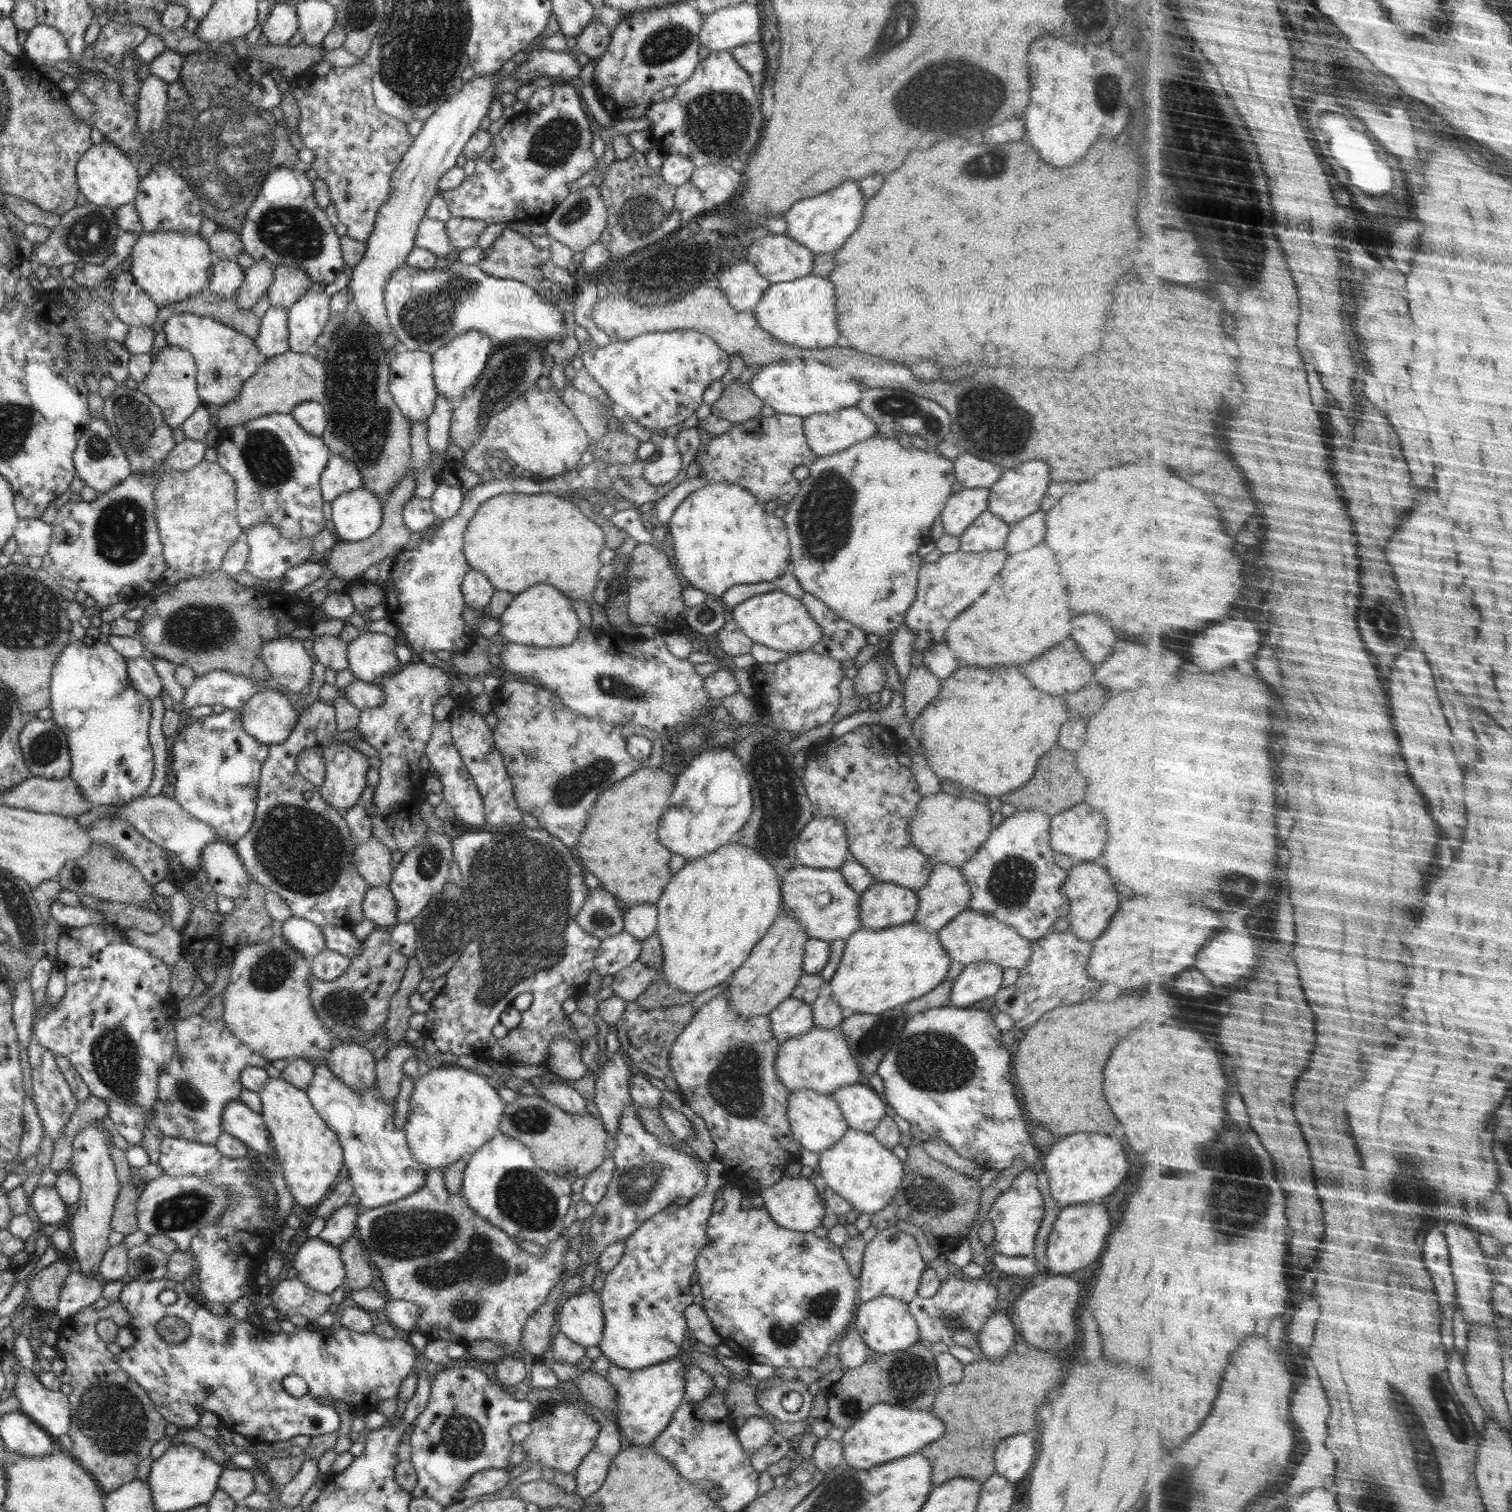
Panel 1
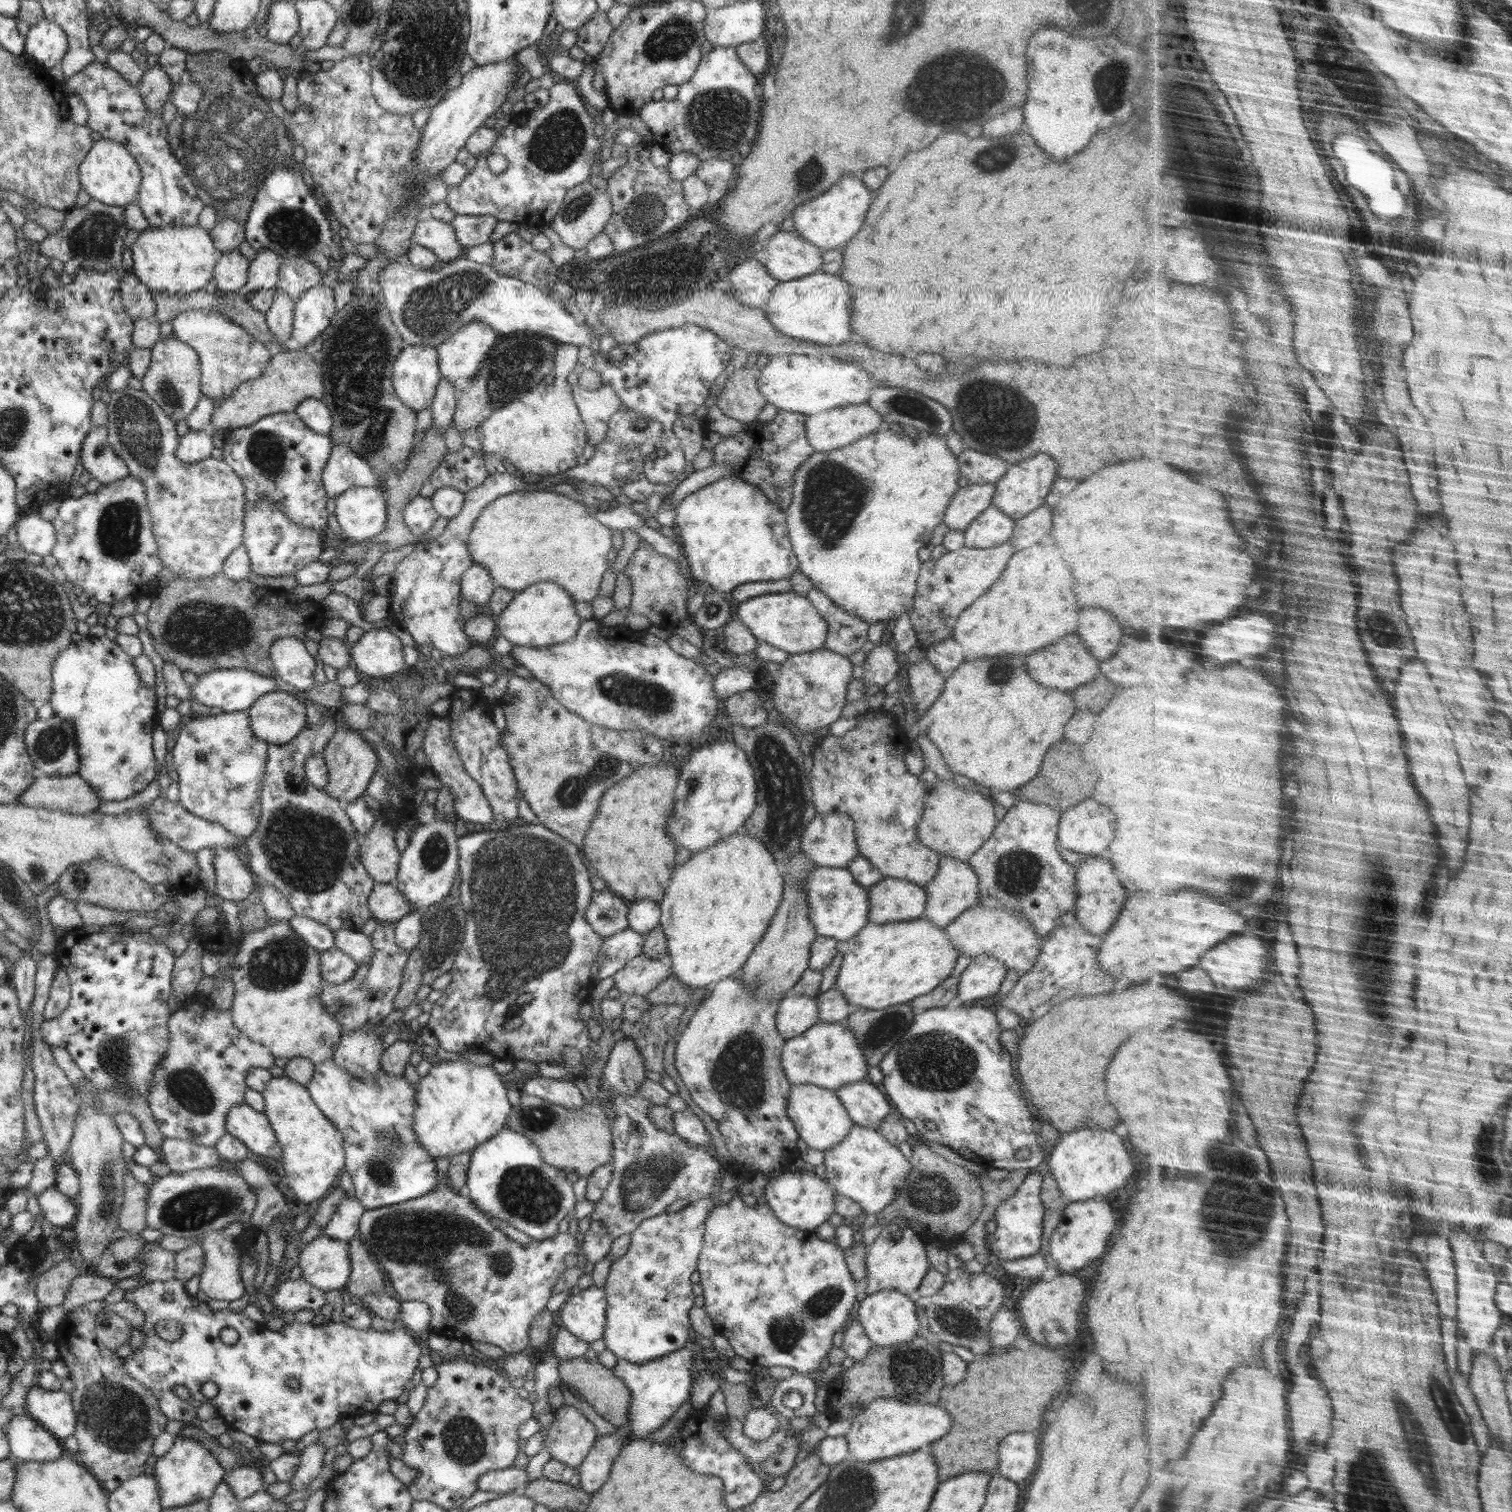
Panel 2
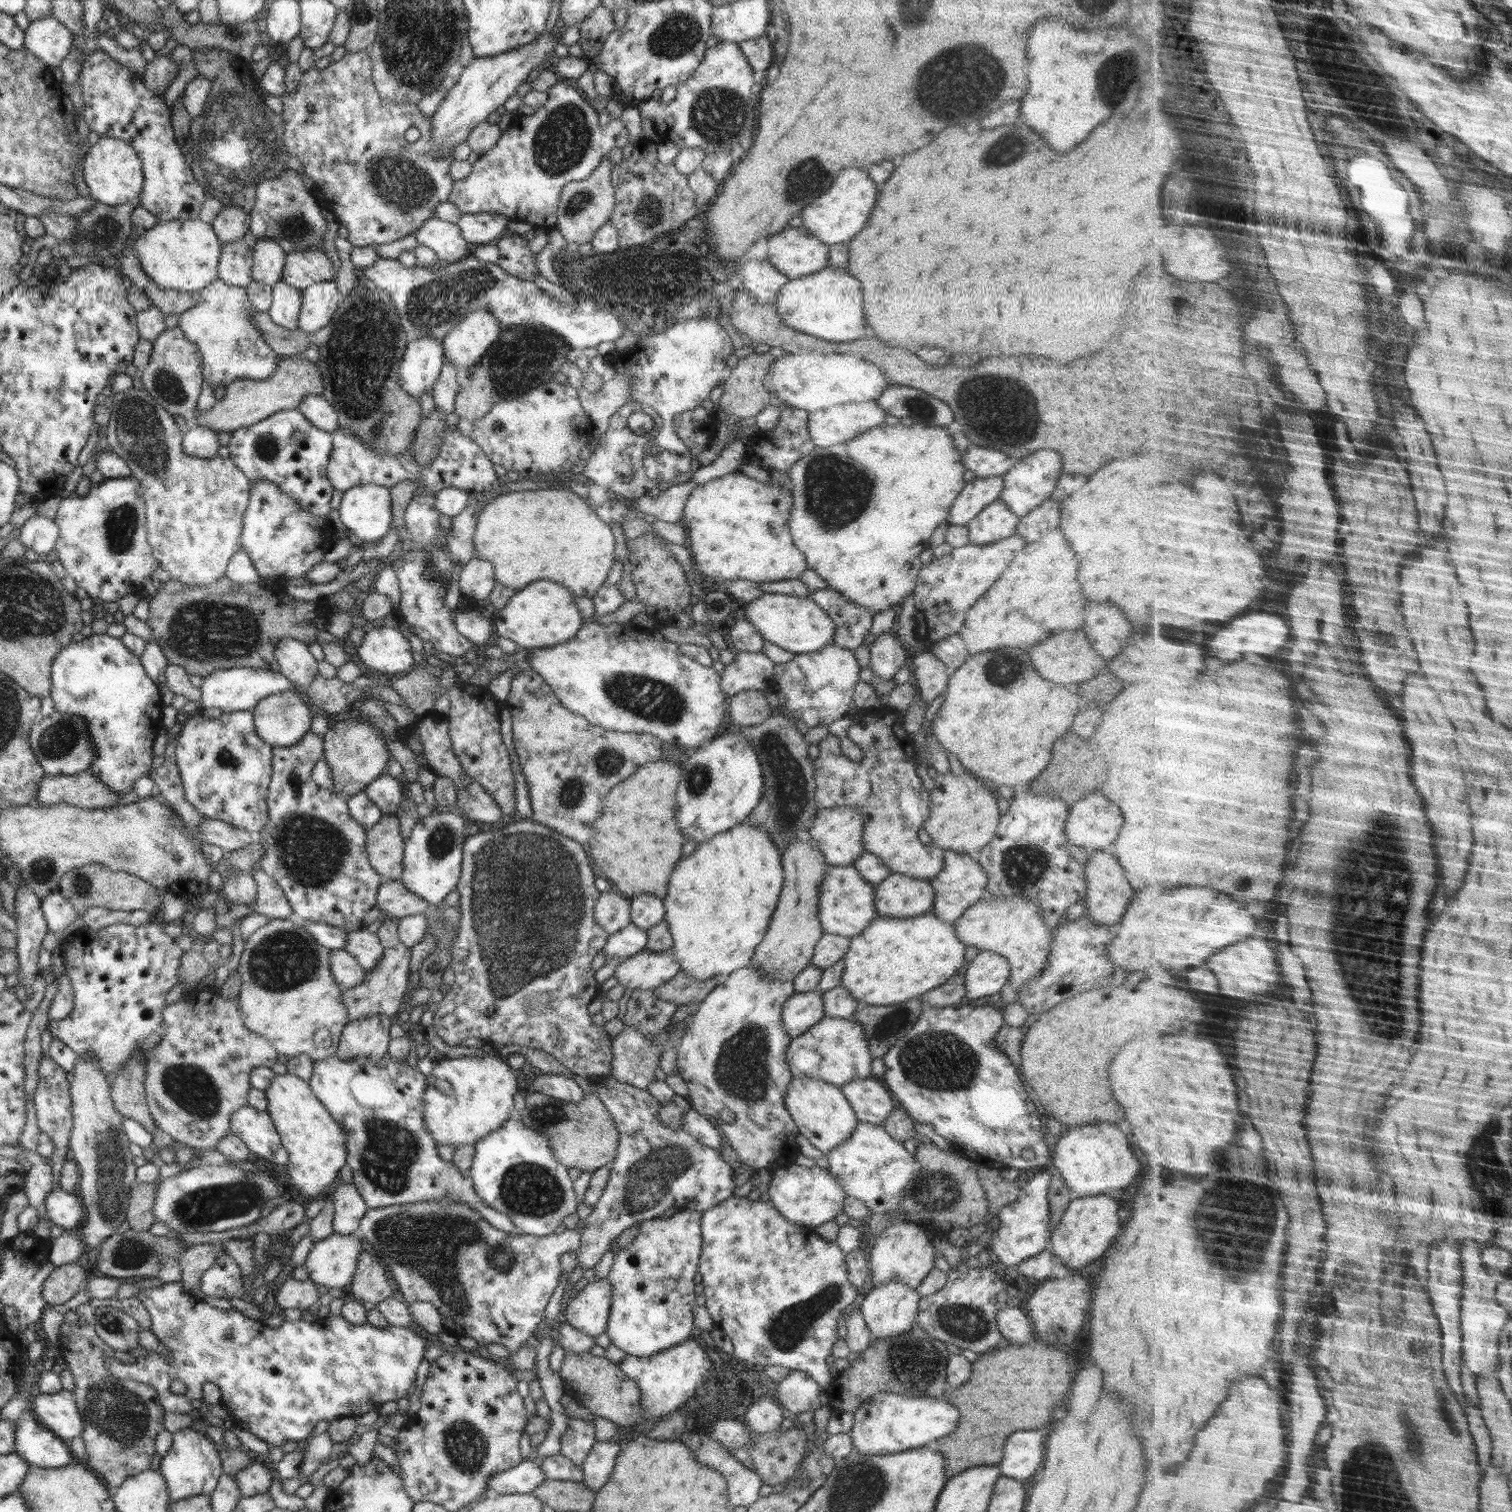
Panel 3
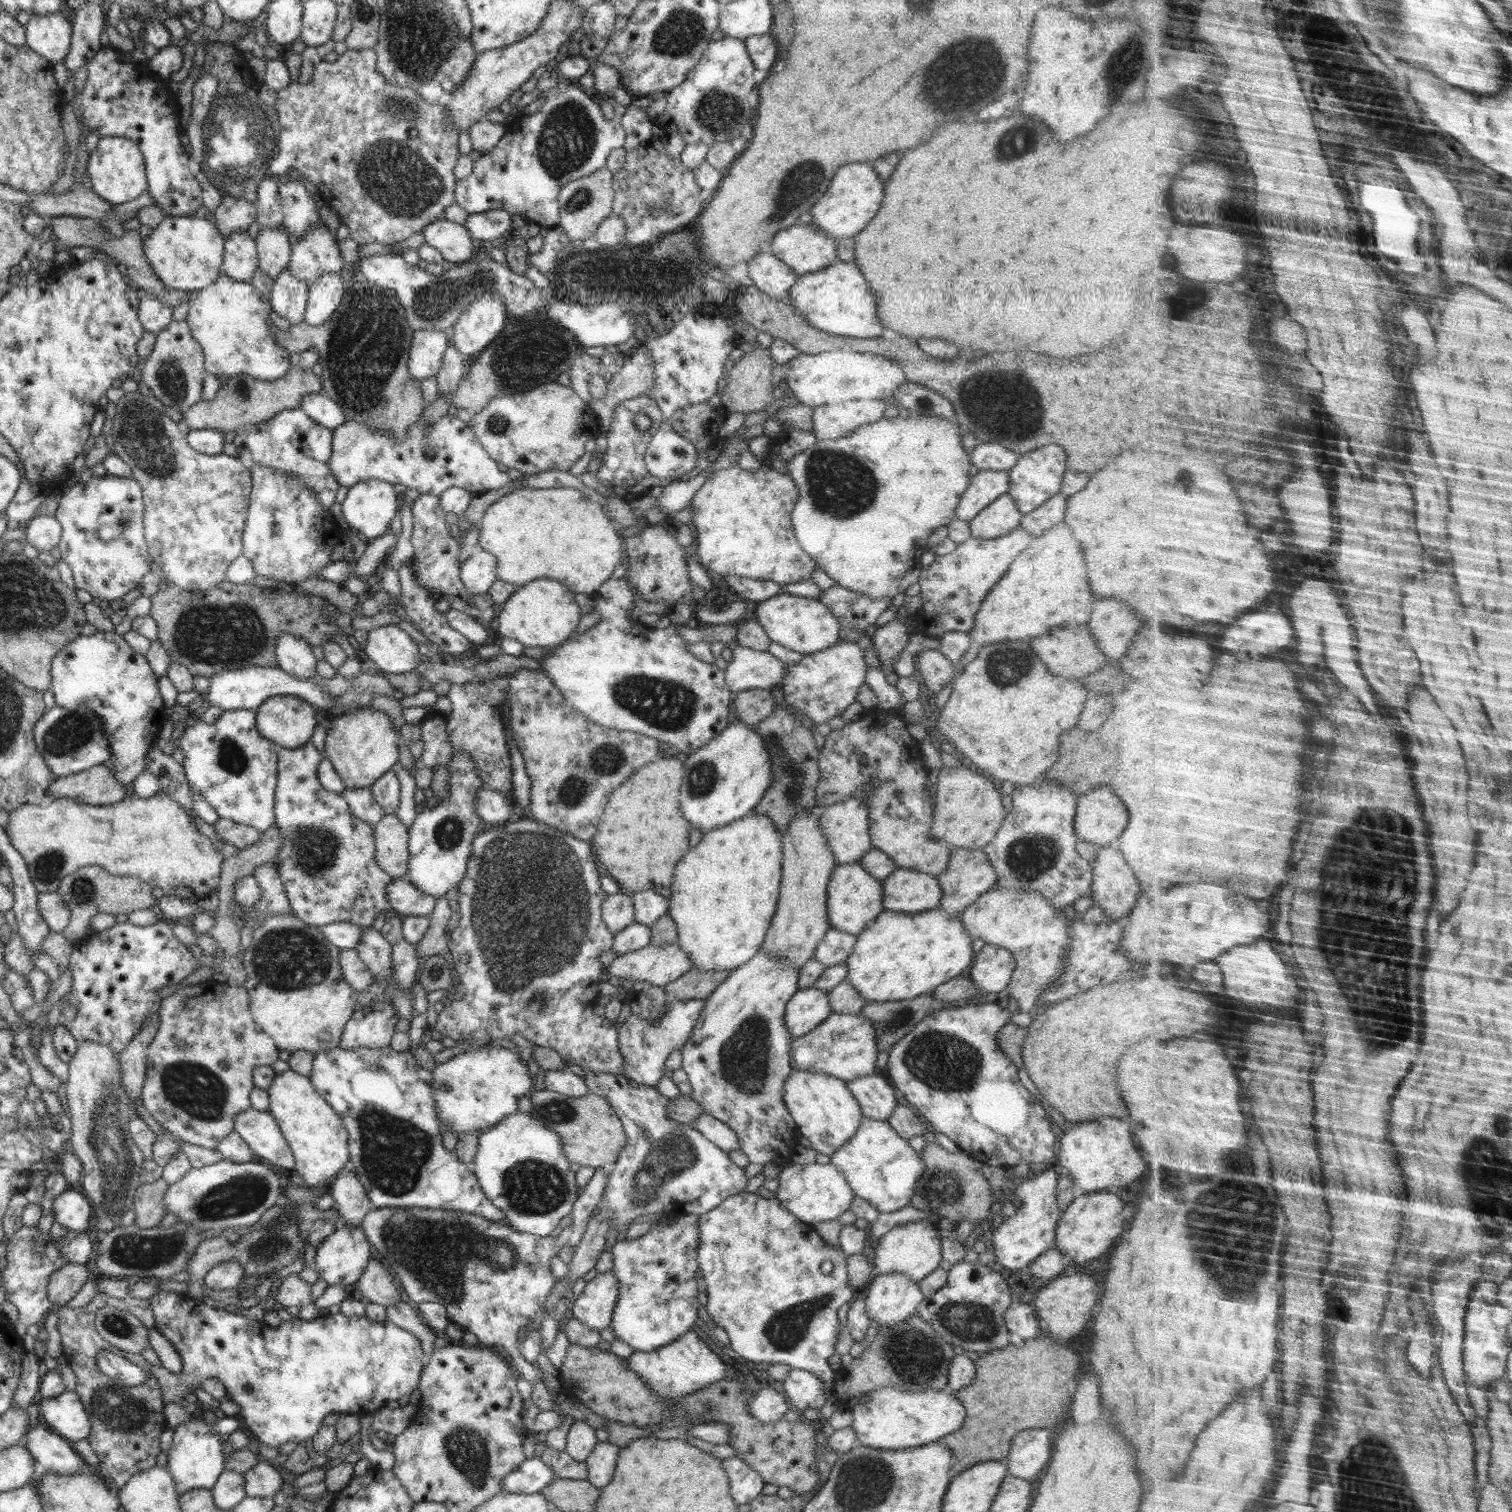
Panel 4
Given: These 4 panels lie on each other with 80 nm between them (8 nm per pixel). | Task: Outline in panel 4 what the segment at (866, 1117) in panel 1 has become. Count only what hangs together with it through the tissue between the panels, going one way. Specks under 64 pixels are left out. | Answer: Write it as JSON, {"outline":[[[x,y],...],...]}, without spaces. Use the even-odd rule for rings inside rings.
{"outline":[[[880,1072],[854,1078],[846,1083],[864,1117],[886,1121],[901,1101],[896,1088]]]}

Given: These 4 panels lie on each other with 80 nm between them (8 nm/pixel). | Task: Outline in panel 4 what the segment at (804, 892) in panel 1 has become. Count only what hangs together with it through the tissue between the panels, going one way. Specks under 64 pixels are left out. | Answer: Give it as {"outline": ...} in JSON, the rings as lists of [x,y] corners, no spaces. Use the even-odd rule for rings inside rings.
{"outline":[[[860,863],[837,864],[827,886],[827,913],[830,928],[859,935],[884,911],[881,881],[870,876]]]}

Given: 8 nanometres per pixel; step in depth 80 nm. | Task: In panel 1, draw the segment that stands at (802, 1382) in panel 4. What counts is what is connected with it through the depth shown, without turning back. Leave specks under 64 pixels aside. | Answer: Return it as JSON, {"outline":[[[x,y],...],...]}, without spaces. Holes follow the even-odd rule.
{"outline":[[[798,1379],[786,1382],[777,1382],[775,1385],[768,1385],[764,1391],[757,1394],[756,1402],[769,1416],[774,1416],[782,1422],[800,1422],[809,1419],[808,1414],[812,1410],[813,1397],[810,1395],[811,1388],[806,1387]],[[787,1392],[800,1392],[804,1403],[798,1412],[788,1412],[781,1404],[782,1396]]]}

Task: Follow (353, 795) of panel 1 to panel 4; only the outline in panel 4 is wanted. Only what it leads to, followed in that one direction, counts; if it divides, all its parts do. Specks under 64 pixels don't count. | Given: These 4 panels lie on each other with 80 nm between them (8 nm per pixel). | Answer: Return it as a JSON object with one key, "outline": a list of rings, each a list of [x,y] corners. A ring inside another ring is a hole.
{"outline":[[[369,705],[346,709],[342,715],[332,718],[331,725],[325,739],[324,758],[332,763],[346,788],[370,787],[398,762],[400,733],[381,710],[370,708]]]}

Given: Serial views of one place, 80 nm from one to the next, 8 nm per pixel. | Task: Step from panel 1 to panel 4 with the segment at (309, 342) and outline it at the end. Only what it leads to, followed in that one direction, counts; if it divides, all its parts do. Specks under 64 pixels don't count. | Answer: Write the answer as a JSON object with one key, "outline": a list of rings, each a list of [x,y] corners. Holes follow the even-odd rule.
{"outline":[[[340,273],[320,275],[309,284],[308,304],[304,321],[310,326],[320,326],[327,322],[342,303],[346,287]]]}

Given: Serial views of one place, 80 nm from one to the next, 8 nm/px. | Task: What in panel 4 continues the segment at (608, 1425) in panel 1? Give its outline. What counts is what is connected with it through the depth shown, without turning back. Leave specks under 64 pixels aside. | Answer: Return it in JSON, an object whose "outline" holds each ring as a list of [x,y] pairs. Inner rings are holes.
{"outline":[[[599,1441],[585,1460],[587,1464],[587,1481],[596,1488],[604,1488],[614,1476],[619,1446],[607,1441]]]}

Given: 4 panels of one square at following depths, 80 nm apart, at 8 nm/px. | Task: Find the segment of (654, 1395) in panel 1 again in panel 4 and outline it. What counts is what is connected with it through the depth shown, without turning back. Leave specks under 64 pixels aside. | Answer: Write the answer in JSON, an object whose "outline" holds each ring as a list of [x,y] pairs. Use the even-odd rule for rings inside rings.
{"outline":[[[694,1330],[659,1349],[650,1352],[636,1350],[627,1359],[629,1369],[639,1374],[643,1381],[647,1382],[647,1386],[661,1398],[681,1398],[724,1379],[726,1374],[724,1361],[697,1336]]]}

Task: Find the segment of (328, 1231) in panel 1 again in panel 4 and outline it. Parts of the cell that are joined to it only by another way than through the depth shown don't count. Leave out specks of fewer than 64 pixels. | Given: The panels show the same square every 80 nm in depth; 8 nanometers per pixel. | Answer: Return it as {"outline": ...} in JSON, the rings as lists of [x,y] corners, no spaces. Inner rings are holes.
{"outline":[[[342,1169],[330,1182],[332,1188],[333,1208],[338,1211],[339,1221],[337,1228],[358,1227],[361,1220],[370,1210],[371,1200],[368,1198],[366,1188],[359,1183],[357,1174]]]}

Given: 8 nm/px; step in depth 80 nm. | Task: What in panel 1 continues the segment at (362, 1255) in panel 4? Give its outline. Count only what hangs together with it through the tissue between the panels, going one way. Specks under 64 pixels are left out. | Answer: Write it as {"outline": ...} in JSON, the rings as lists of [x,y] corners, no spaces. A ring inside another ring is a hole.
{"outline":[[[320,1237],[308,1239],[298,1248],[293,1267],[298,1272],[297,1280],[326,1295],[346,1280],[339,1247],[330,1246]]]}

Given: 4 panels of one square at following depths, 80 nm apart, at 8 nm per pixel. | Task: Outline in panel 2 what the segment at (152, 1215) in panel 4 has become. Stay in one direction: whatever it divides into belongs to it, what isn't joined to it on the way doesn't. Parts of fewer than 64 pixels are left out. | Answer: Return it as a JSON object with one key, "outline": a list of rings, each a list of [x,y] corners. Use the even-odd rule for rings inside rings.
{"outline":[[[130,1174],[124,1177],[124,1202],[118,1217],[119,1228],[127,1233],[140,1233],[147,1227],[146,1201],[149,1184],[134,1180]]]}

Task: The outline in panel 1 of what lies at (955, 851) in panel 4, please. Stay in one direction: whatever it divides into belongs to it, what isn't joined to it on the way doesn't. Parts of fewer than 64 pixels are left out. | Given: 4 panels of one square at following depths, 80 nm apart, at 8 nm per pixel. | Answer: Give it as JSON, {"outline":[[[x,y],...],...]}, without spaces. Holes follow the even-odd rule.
{"outline":[[[938,863],[931,870],[926,884],[917,890],[917,911],[912,922],[920,925],[924,931],[938,932],[968,908],[967,904],[972,895],[968,883],[961,873],[961,867]]]}

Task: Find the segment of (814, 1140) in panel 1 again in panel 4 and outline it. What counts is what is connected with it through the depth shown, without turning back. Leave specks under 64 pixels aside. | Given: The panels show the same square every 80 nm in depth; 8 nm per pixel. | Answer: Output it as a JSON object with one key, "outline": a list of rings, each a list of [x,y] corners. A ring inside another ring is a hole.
{"outline":[[[794,1069],[784,1083],[784,1102],[800,1136],[810,1141],[812,1148],[826,1156],[848,1142],[856,1134],[864,1118],[858,1101],[844,1080],[820,1072]]]}

